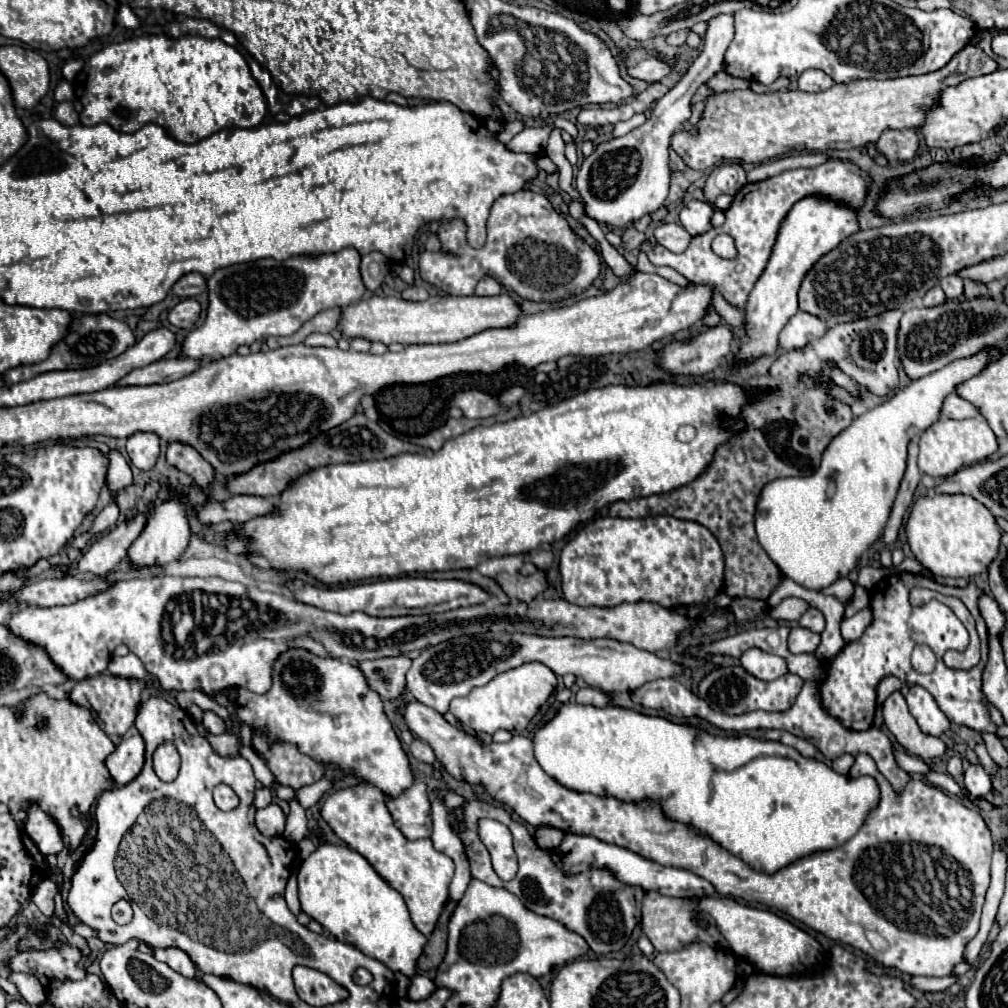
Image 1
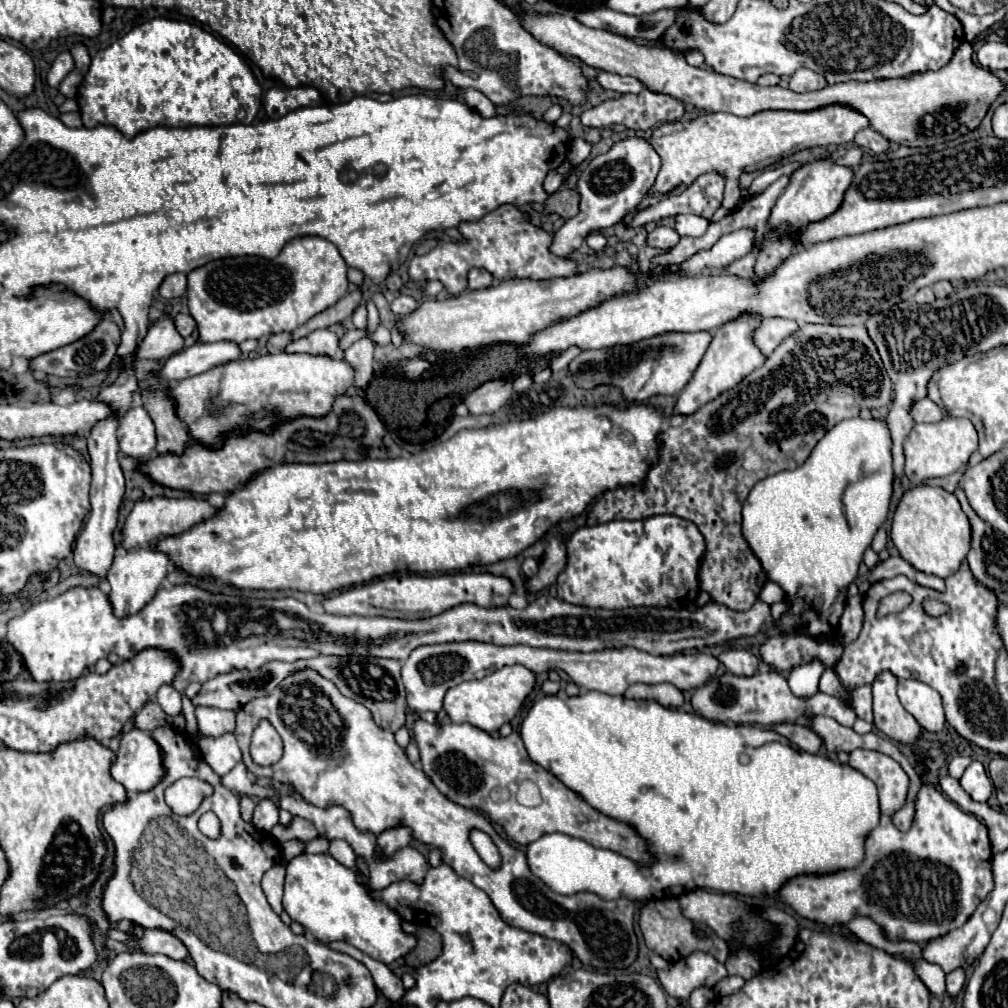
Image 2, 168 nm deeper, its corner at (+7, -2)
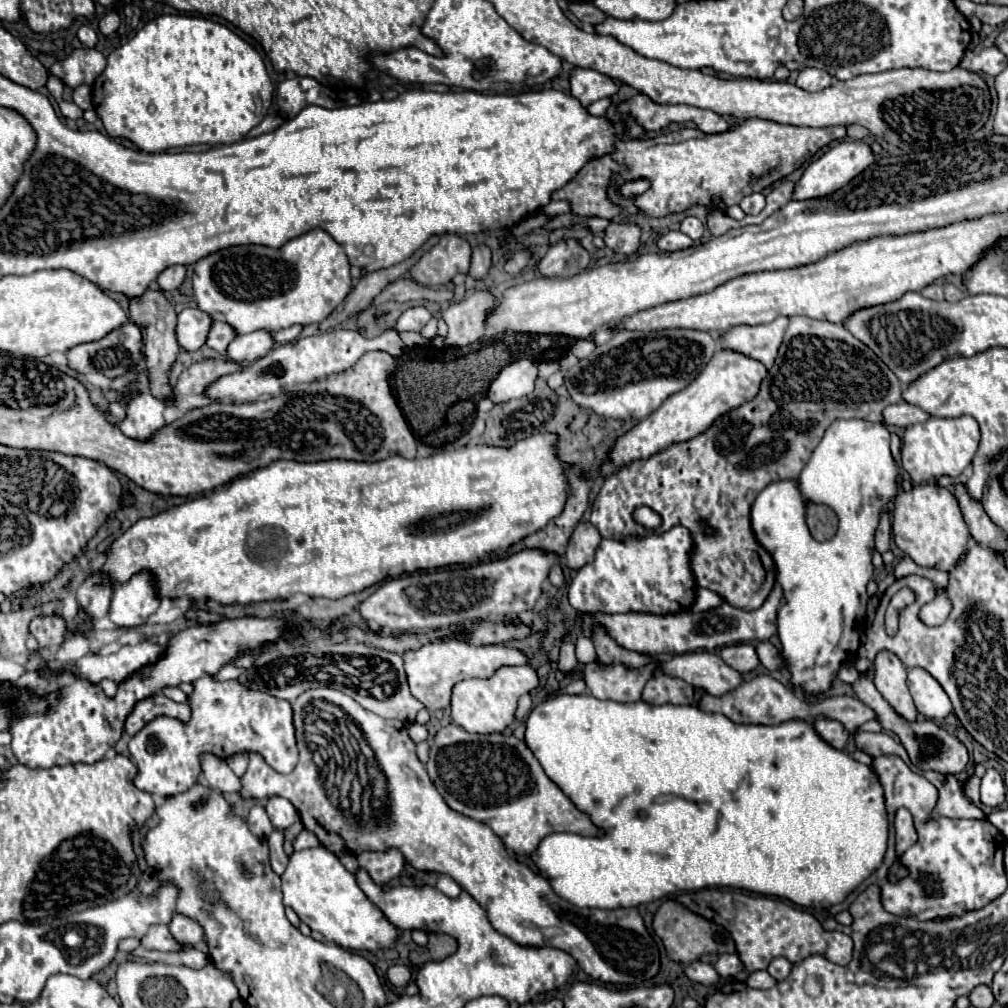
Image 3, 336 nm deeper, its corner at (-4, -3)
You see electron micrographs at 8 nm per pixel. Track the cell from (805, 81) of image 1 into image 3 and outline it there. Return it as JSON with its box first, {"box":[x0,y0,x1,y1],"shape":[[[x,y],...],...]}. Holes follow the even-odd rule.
{"box":[797,67,831,91],"shape":[[[807,67],[807,69],[799,71],[797,85],[801,89],[807,89],[807,91],[819,91],[819,89],[825,89],[827,85],[831,85],[831,75],[827,71],[823,71],[823,69]]]}

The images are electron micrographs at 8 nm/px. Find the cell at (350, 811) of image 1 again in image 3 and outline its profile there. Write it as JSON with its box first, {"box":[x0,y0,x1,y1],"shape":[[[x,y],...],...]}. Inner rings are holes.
{"box":[203,757,239,793],"shape":[[[203,757],[203,777],[213,789],[223,793],[235,793],[239,789],[239,777],[219,757]]]}

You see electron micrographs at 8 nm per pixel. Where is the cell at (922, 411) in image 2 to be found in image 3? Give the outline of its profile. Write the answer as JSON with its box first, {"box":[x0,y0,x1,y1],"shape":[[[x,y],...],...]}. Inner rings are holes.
{"box":[883,401,927,427],"shape":[[[905,401],[897,403],[897,405],[889,405],[887,409],[883,409],[883,423],[885,425],[893,425],[893,427],[909,427],[915,423],[923,423],[927,421],[927,413],[923,413],[921,409],[915,409],[915,405],[907,405]]]}

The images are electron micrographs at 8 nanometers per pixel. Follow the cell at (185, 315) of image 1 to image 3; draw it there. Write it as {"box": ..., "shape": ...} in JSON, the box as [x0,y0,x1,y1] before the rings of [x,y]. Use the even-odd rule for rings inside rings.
{"box":[207,321,237,357],"shape":[[[213,321],[211,325],[211,333],[207,337],[207,345],[215,351],[219,351],[223,357],[227,355],[227,345],[237,337],[235,329],[229,323],[223,321]]]}

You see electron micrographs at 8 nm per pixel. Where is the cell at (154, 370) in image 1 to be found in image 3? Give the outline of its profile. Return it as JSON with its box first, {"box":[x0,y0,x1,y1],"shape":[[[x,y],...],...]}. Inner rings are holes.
{"box":[227,329,275,361],"shape":[[[259,329],[247,335],[237,335],[227,349],[227,357],[233,361],[255,361],[267,355],[273,349],[273,345],[275,345],[273,333]]]}

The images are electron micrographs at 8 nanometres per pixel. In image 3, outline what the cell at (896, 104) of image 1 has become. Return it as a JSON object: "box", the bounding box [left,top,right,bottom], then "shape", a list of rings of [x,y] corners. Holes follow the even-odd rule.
{"box":[553,119,845,219],"shape":[[[747,119],[743,125],[737,125],[729,129],[727,133],[719,135],[709,135],[697,128],[681,128],[667,134],[658,136],[658,140],[653,139],[653,147],[649,147],[649,141],[619,141],[617,151],[611,155],[605,155],[601,159],[589,161],[575,179],[571,179],[563,189],[555,191],[553,199],[563,199],[571,203],[571,211],[575,215],[587,215],[587,217],[605,217],[613,219],[621,215],[621,207],[611,201],[609,189],[613,189],[613,173],[619,173],[623,181],[635,181],[635,179],[647,179],[649,189],[641,195],[635,197],[635,205],[639,211],[651,217],[665,217],[671,213],[681,213],[687,211],[693,205],[703,205],[711,207],[715,197],[723,201],[723,205],[731,207],[737,205],[743,197],[751,193],[761,193],[765,187],[771,187],[773,183],[785,179],[791,175],[795,169],[799,169],[807,159],[811,159],[819,149],[829,145],[831,141],[843,139],[845,137],[845,127],[793,127],[793,125],[781,125],[775,121],[765,121],[765,119]]]}

